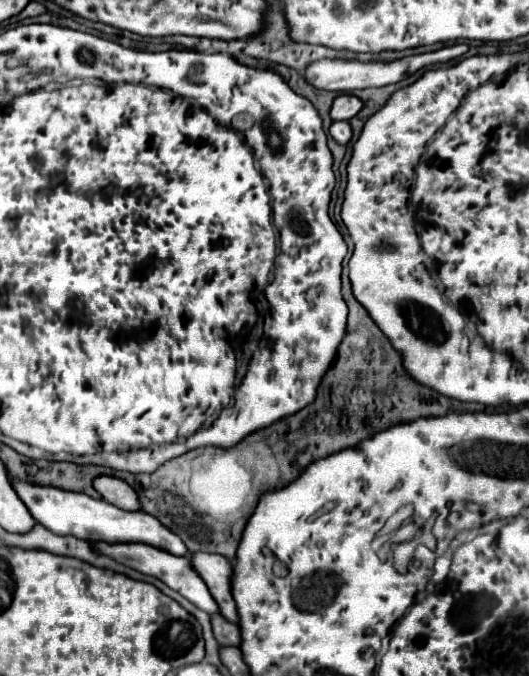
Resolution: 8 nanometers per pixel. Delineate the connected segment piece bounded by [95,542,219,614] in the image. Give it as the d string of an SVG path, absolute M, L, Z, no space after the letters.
M95 542L95 548L107 556L113 556L117 562L121 564L127 564L143 574L149 574L149 576L155 576L155 578L161 578L161 582L165 582L171 590L179 592L181 596L185 596L189 602L193 602L197 608L205 610L207 614L219 614L219 606L217 602L213 600L213 596L209 594L207 590L207 584L203 582L203 578L195 572L193 564L191 564L191 558L189 556L173 556L173 554L167 554L167 552L161 552L159 548L153 548L153 546L147 546L147 544L105 544L105 542Z

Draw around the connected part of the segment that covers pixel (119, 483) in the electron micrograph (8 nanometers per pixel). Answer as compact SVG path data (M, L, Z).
M97 476L93 480L93 486L109 504L123 510L139 510L137 494L125 480L111 478L111 476Z

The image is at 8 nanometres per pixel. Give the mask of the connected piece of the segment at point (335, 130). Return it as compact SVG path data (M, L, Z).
M333 122L331 128L329 128L329 132L335 138L335 142L339 142L339 144L349 144L349 140L353 136L349 122Z

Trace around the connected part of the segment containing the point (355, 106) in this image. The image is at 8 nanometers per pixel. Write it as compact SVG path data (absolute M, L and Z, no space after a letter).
M341 94L333 100L333 106L331 106L331 120L351 120L359 110L361 110L361 100L357 96L347 96L347 94Z

